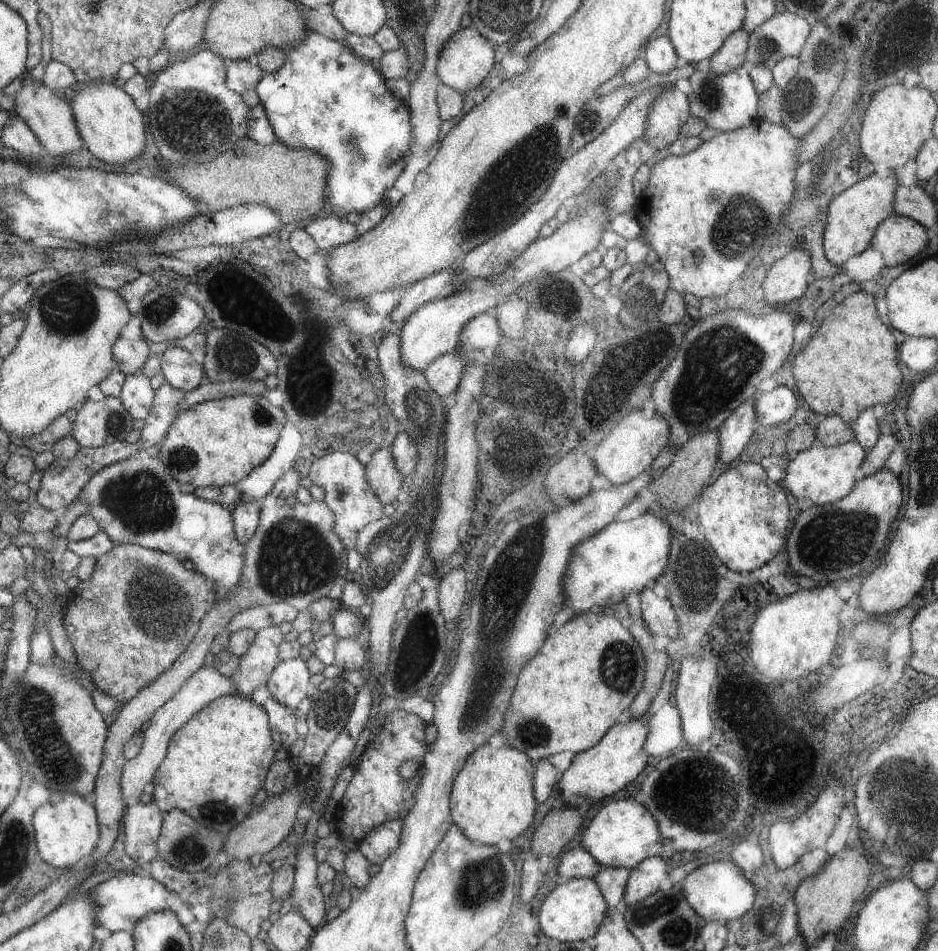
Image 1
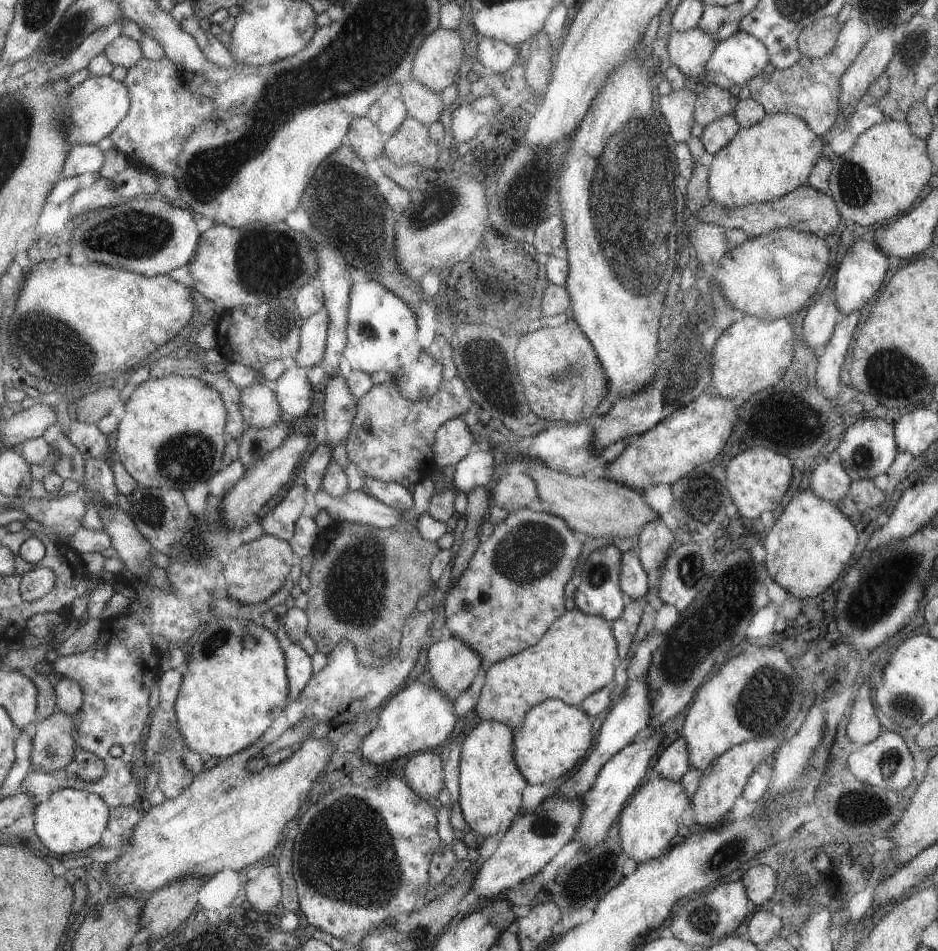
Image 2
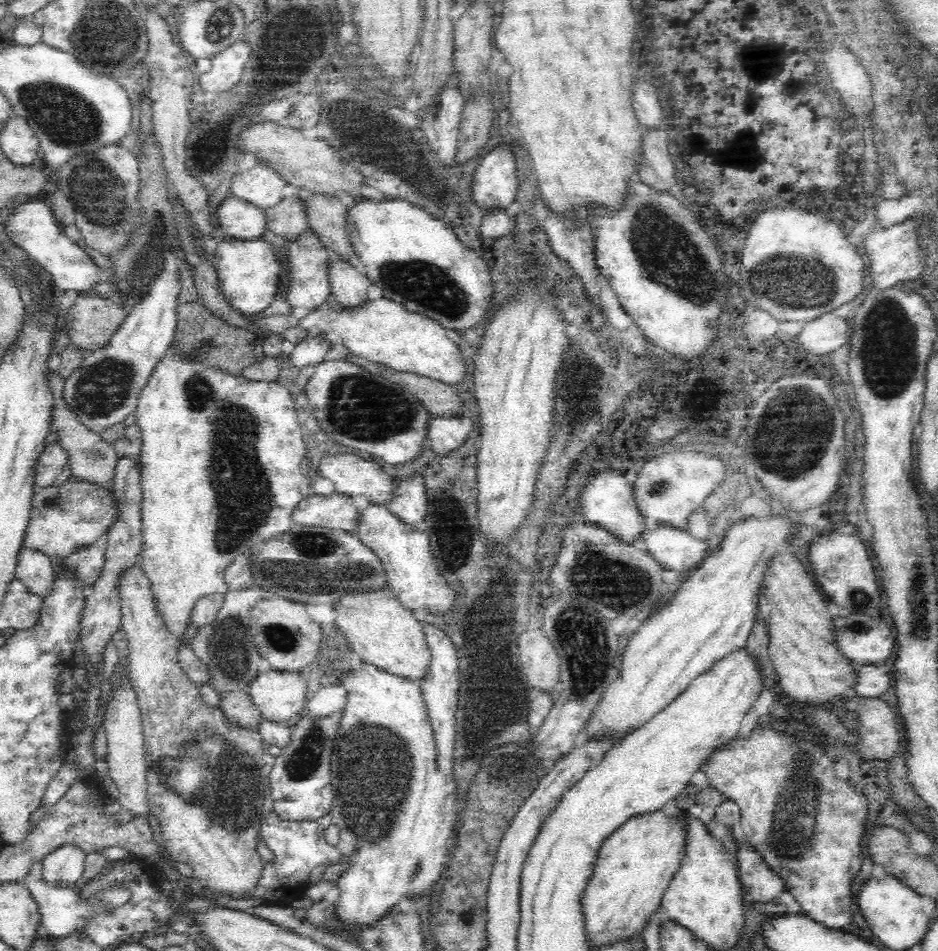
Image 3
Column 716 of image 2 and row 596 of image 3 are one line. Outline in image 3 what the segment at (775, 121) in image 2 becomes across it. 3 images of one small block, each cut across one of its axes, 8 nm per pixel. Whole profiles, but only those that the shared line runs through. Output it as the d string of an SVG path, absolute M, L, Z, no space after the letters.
M172 346L161 358L152 376L143 388L133 413L140 431L141 450L138 458L140 482L142 491L141 504L141 531L142 552L140 552L140 566L150 581L150 591L154 597L154 605L158 611L158 619L164 623L168 632L172 633L178 641L186 643L184 634L191 624L191 616L196 603L205 596L214 593L225 594L225 570L234 562L237 556L246 554L250 550L260 546L268 538L279 537L282 532L290 530L292 524L292 512L301 500L311 493L311 484L305 471L306 458L304 442L302 442L301 427L298 423L299 410L295 408L292 395L284 385L276 382L237 377L226 374L216 367L208 367L194 361L188 361L174 353Z

